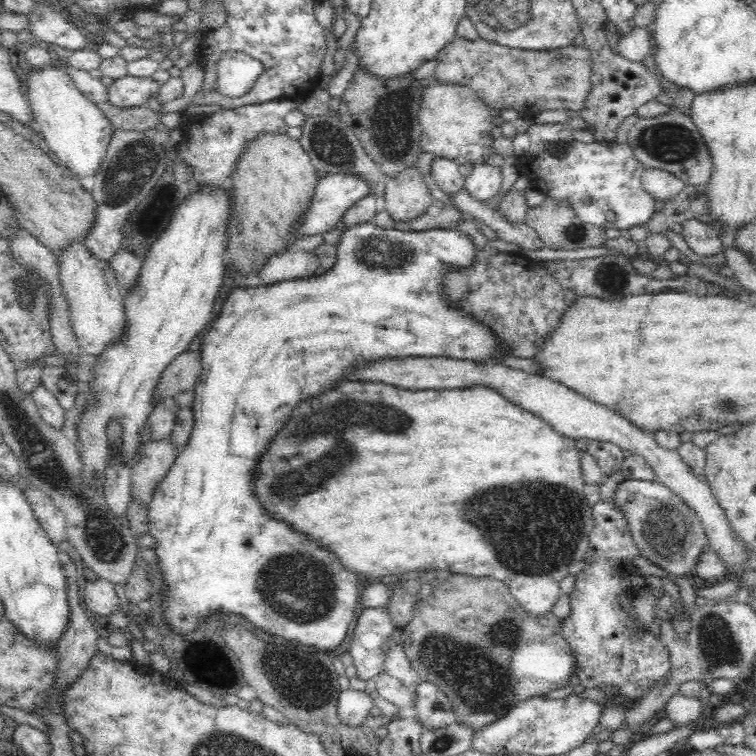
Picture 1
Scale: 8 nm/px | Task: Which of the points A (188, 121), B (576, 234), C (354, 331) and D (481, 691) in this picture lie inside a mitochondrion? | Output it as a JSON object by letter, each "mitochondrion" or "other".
{"A":"other","B":"mitochondrion","C":"other","D":"mitochondrion"}

